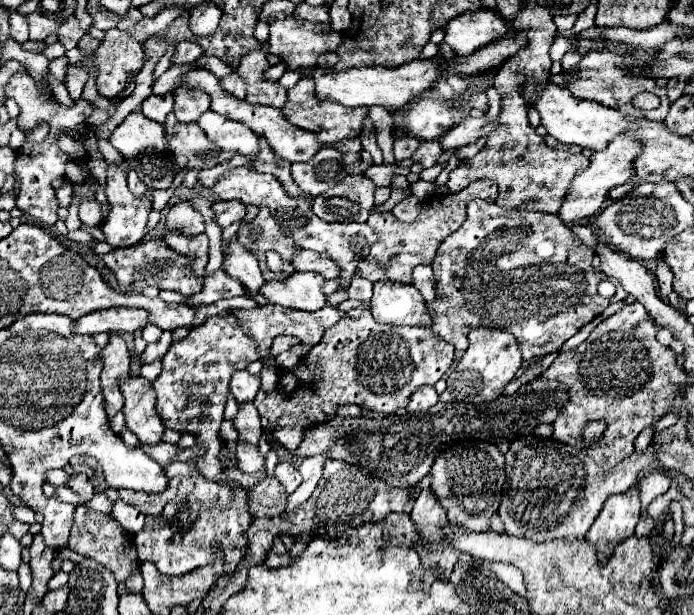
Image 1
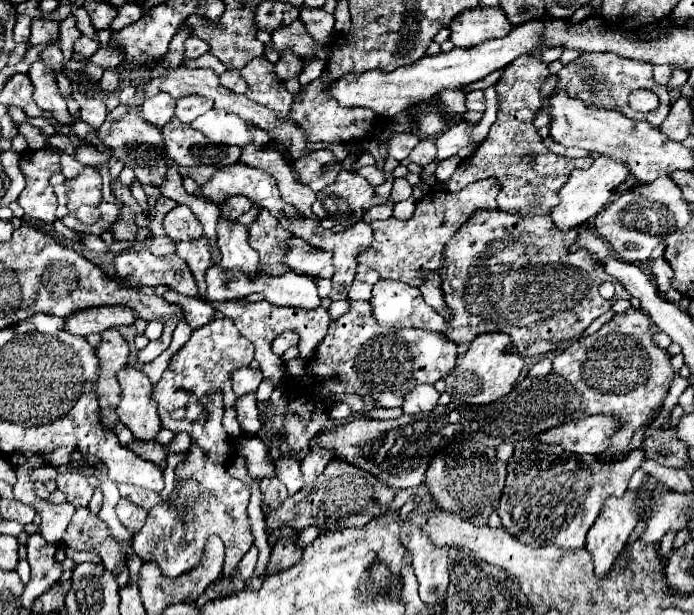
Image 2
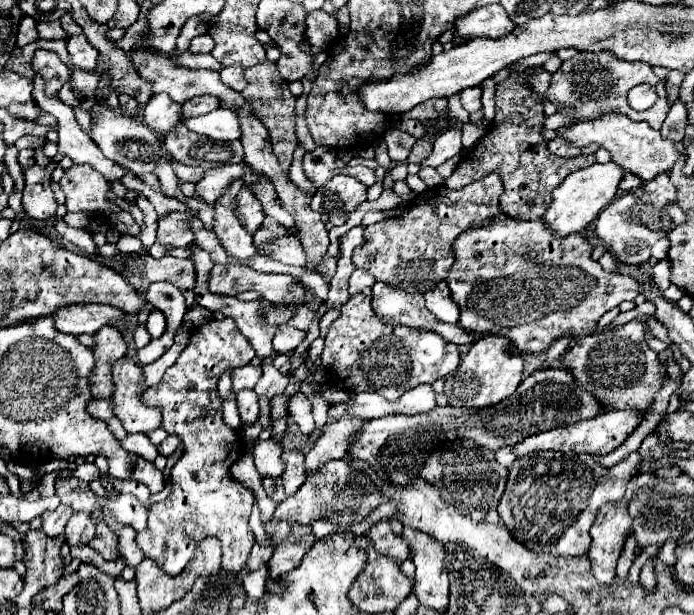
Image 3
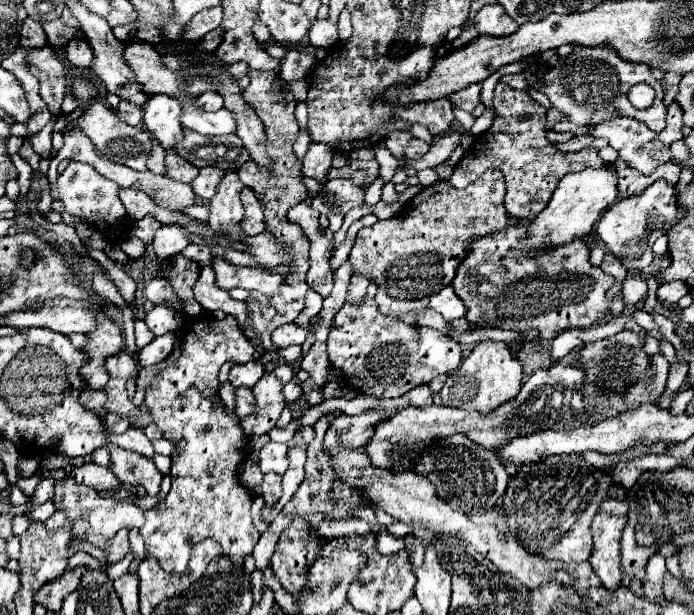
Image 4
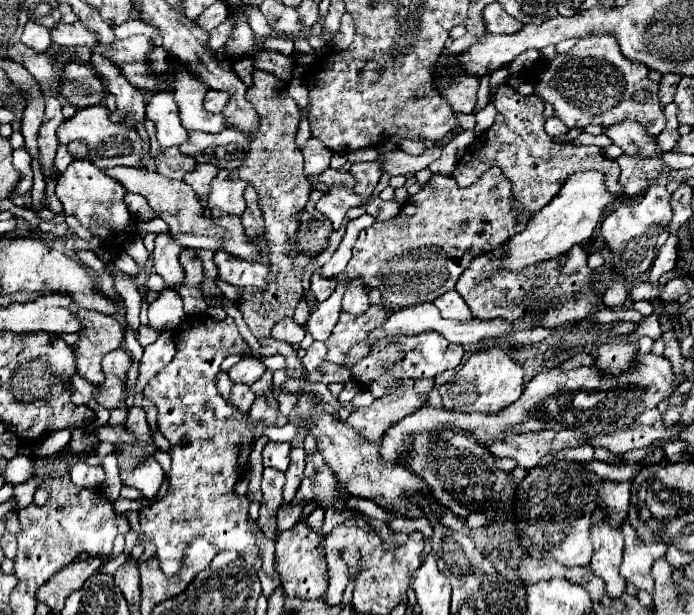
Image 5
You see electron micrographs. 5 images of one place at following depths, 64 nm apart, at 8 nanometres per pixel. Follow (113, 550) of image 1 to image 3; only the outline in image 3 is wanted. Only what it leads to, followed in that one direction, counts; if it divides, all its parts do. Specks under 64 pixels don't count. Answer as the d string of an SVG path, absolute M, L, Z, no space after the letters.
M74 512L66 524L68 546L88 546L96 538L96 524L86 512Z

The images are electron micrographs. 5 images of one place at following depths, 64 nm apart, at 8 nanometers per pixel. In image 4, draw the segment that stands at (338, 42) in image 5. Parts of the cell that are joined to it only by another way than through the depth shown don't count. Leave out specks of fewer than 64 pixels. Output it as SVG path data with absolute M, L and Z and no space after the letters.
M346 8L340 12L340 18L338 18L338 34L340 34L340 40L348 40L348 38L350 38L350 34L352 34L350 14L348 14L348 10L346 10Z

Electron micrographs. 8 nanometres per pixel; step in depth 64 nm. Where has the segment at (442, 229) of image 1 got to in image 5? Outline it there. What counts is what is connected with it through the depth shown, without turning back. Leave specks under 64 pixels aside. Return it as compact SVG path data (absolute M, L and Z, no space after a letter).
M500 168L486 170L468 188L458 188L452 176L434 174L418 194L410 196L402 204L402 210L394 220L374 222L370 228L364 228L358 234L358 240L354 244L354 254L342 276L348 276L348 280L362 278L368 288L372 288L380 280L382 298L392 302L398 308L424 304L444 294L448 288L454 288L464 268L468 268L472 256L476 256L478 252L486 252L490 248L502 246L510 236L514 236L516 232L522 232L526 228L526 222L528 222L528 214L516 214L512 210L510 182Z

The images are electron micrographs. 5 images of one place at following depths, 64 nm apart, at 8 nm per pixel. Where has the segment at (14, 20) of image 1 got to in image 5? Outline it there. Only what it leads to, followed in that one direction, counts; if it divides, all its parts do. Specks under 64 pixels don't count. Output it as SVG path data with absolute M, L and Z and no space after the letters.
M34 20L26 22L20 42L24 42L28 48L32 48L36 52L46 52L50 48L50 44L52 44L48 28L44 28L42 24L36 24Z

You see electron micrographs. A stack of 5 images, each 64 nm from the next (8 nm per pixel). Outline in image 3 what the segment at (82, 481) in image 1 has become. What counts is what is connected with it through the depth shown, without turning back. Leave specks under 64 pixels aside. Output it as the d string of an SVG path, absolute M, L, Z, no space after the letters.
M58 478L56 482L56 494L60 496L62 504L68 504L74 508L74 512L92 512L96 504L96 494L90 490L90 486L78 478Z

